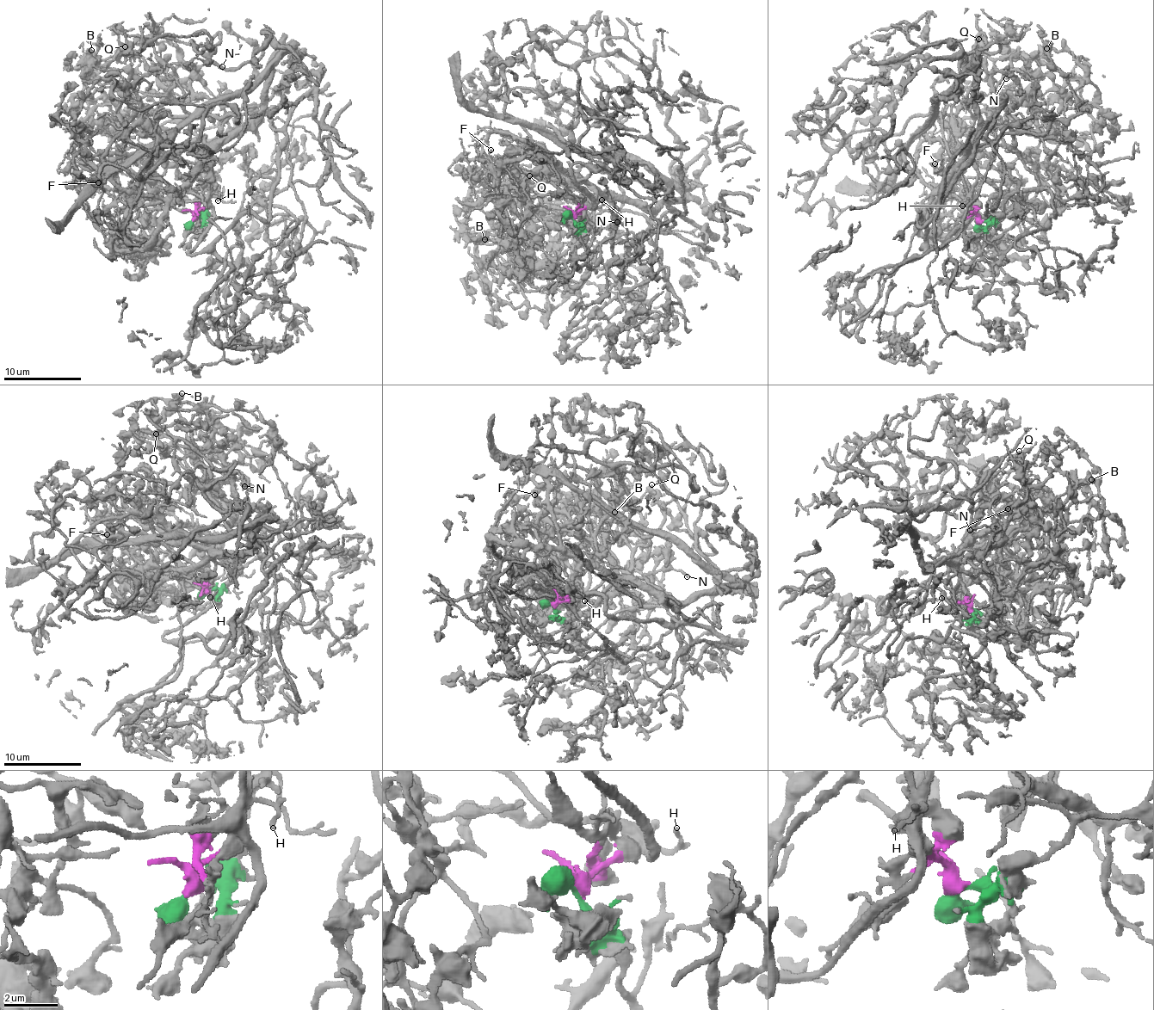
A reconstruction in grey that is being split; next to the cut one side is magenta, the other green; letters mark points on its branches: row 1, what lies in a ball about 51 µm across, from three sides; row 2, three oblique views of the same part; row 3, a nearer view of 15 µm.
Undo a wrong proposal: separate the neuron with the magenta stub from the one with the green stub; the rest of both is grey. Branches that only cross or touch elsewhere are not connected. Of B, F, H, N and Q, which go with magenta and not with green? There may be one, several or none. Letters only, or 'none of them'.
F, H

